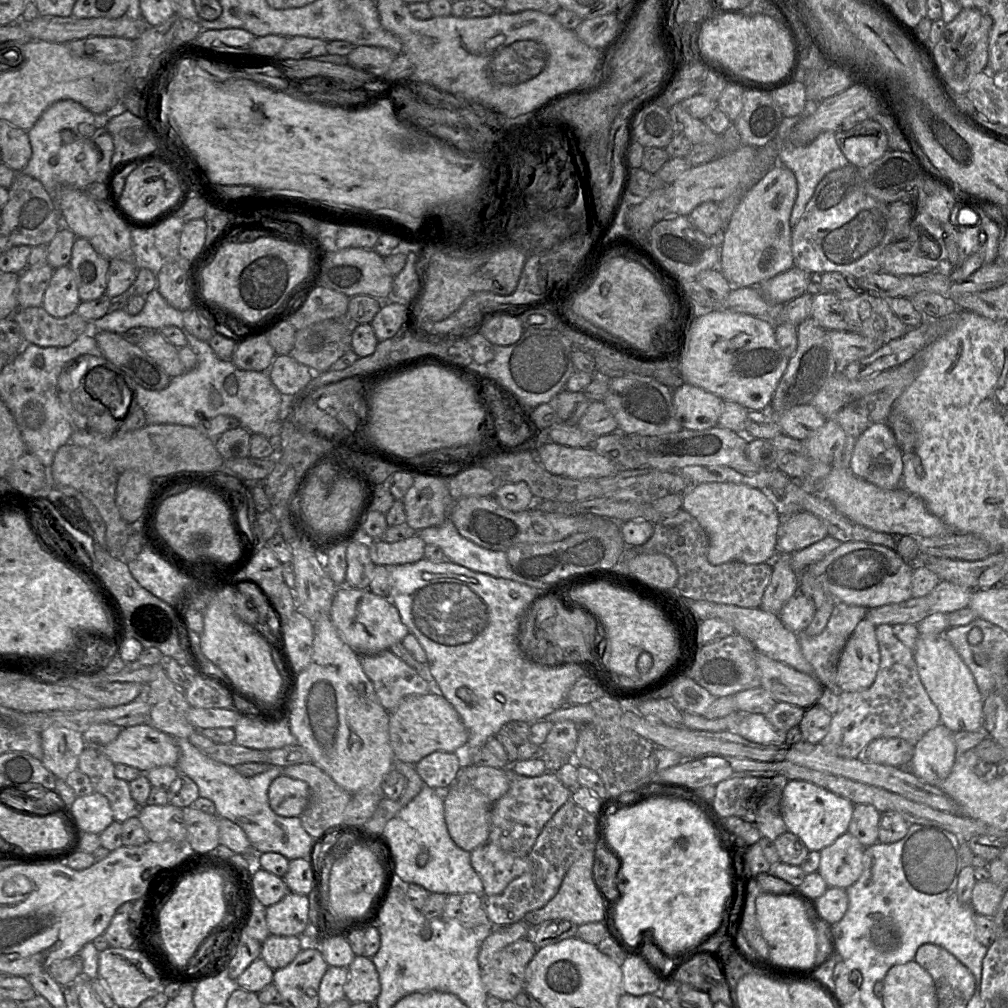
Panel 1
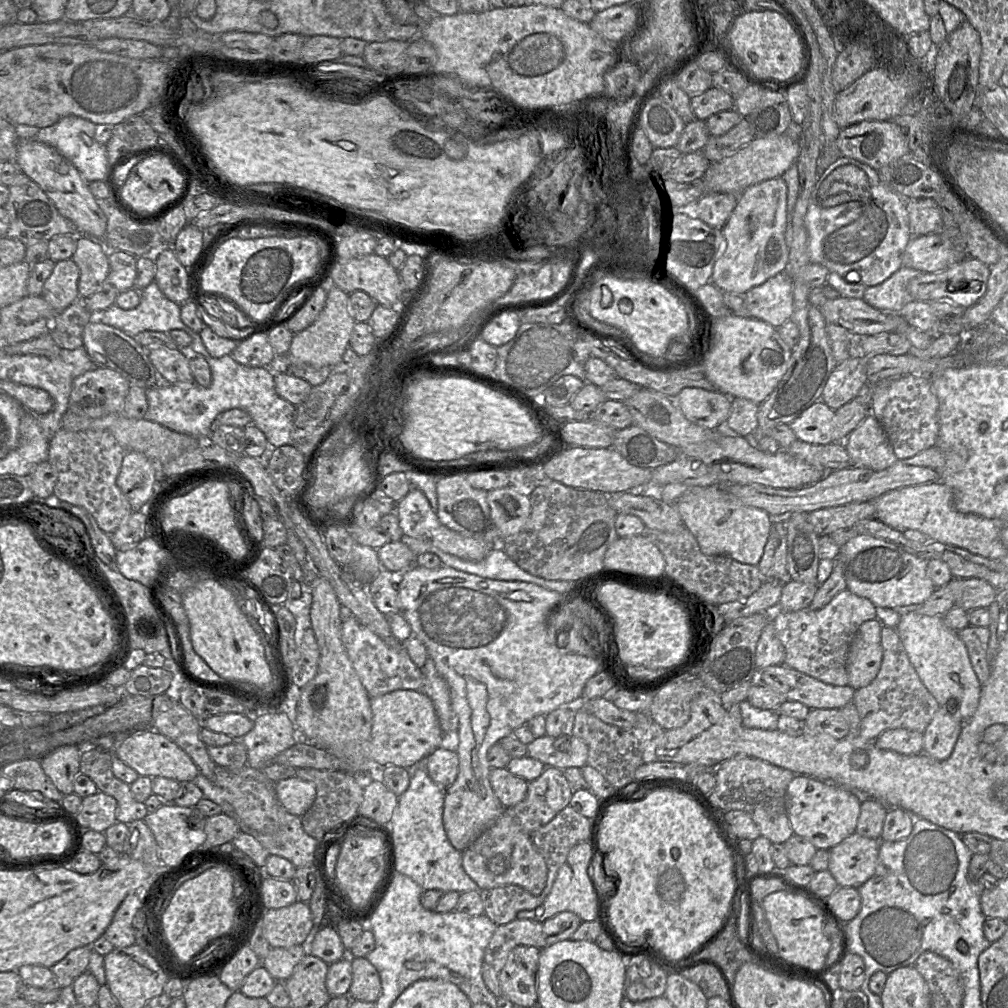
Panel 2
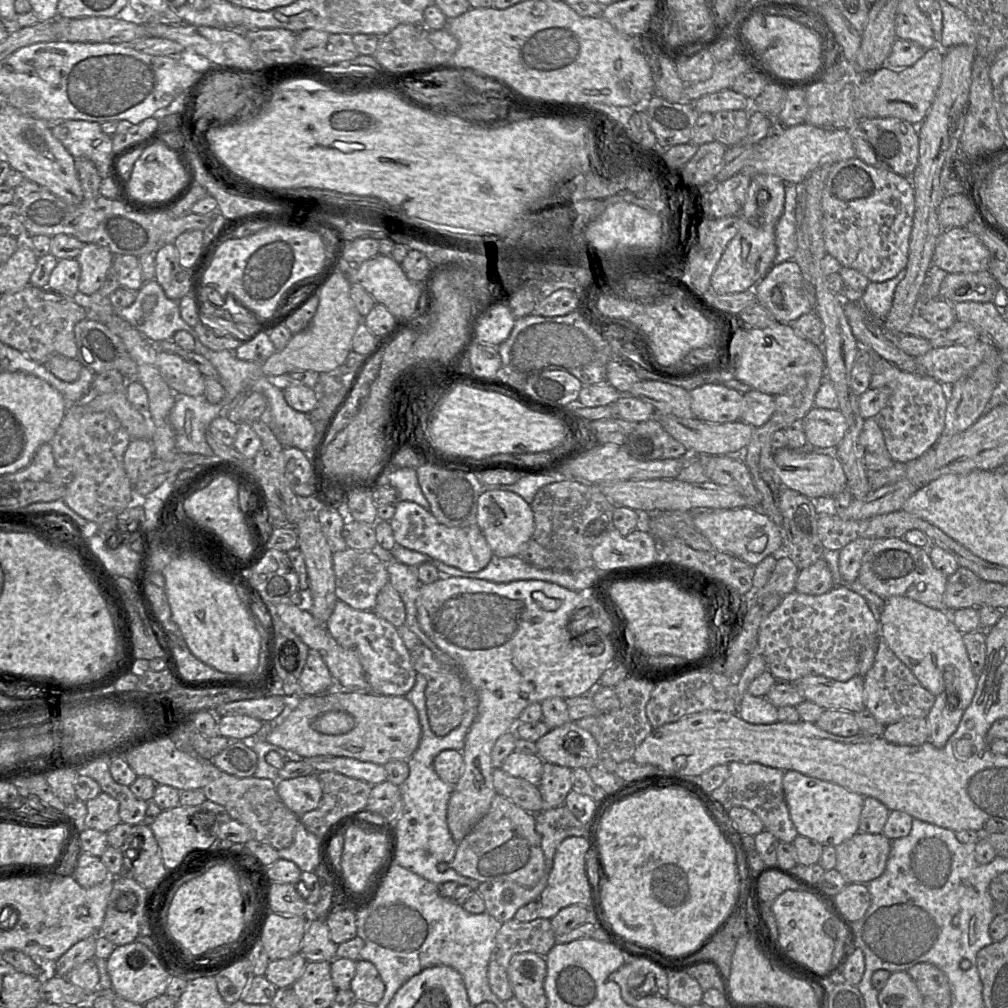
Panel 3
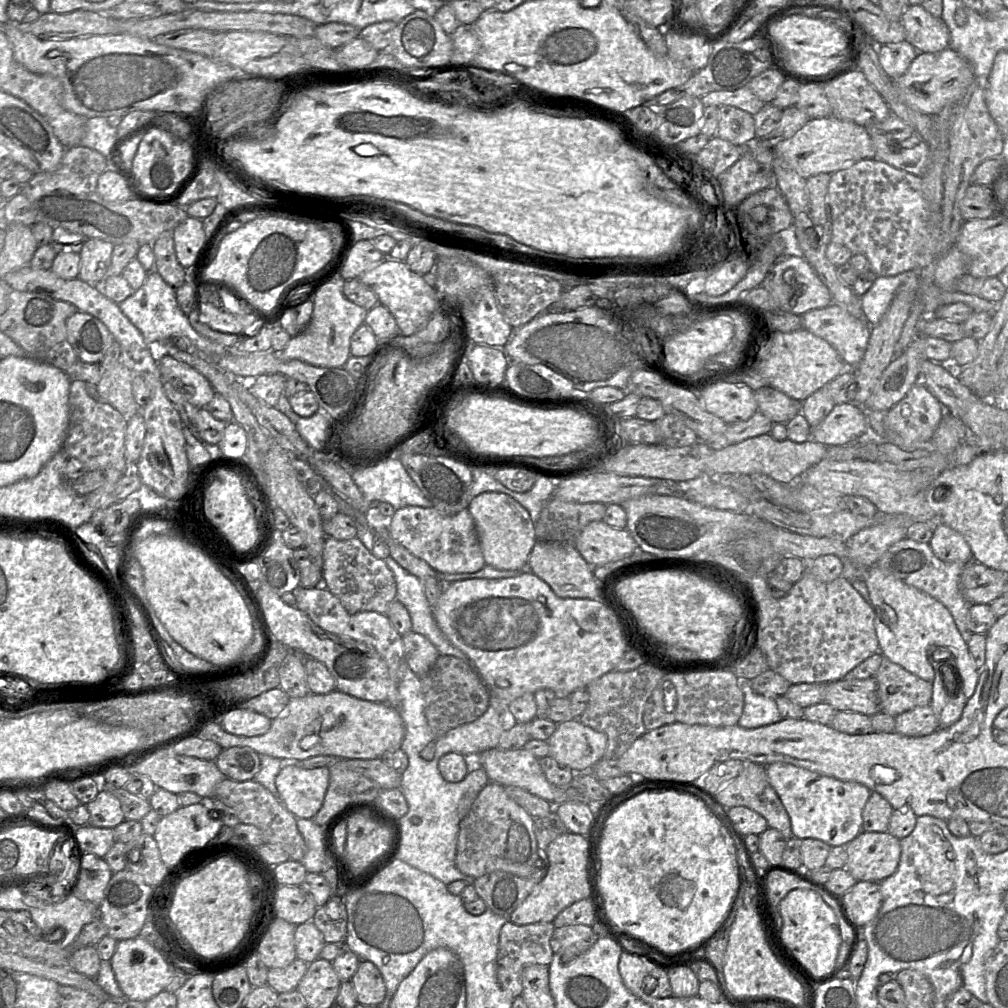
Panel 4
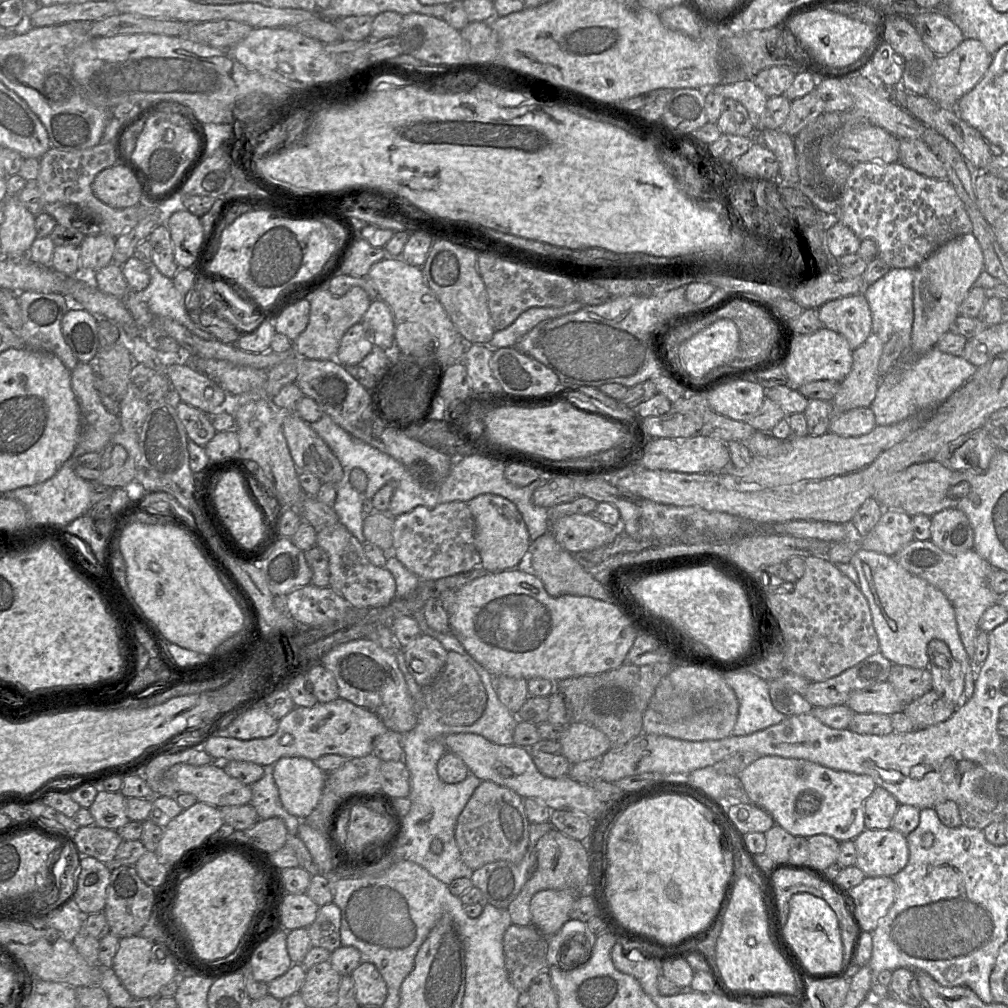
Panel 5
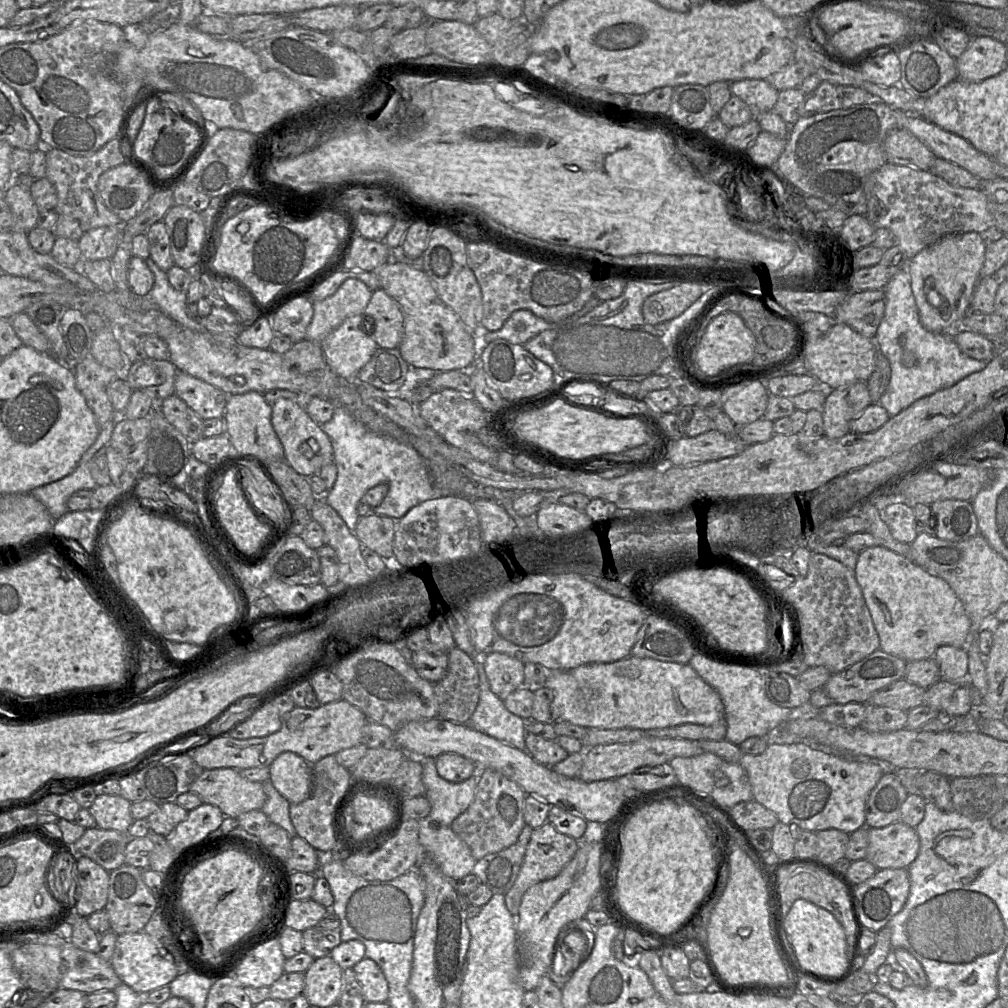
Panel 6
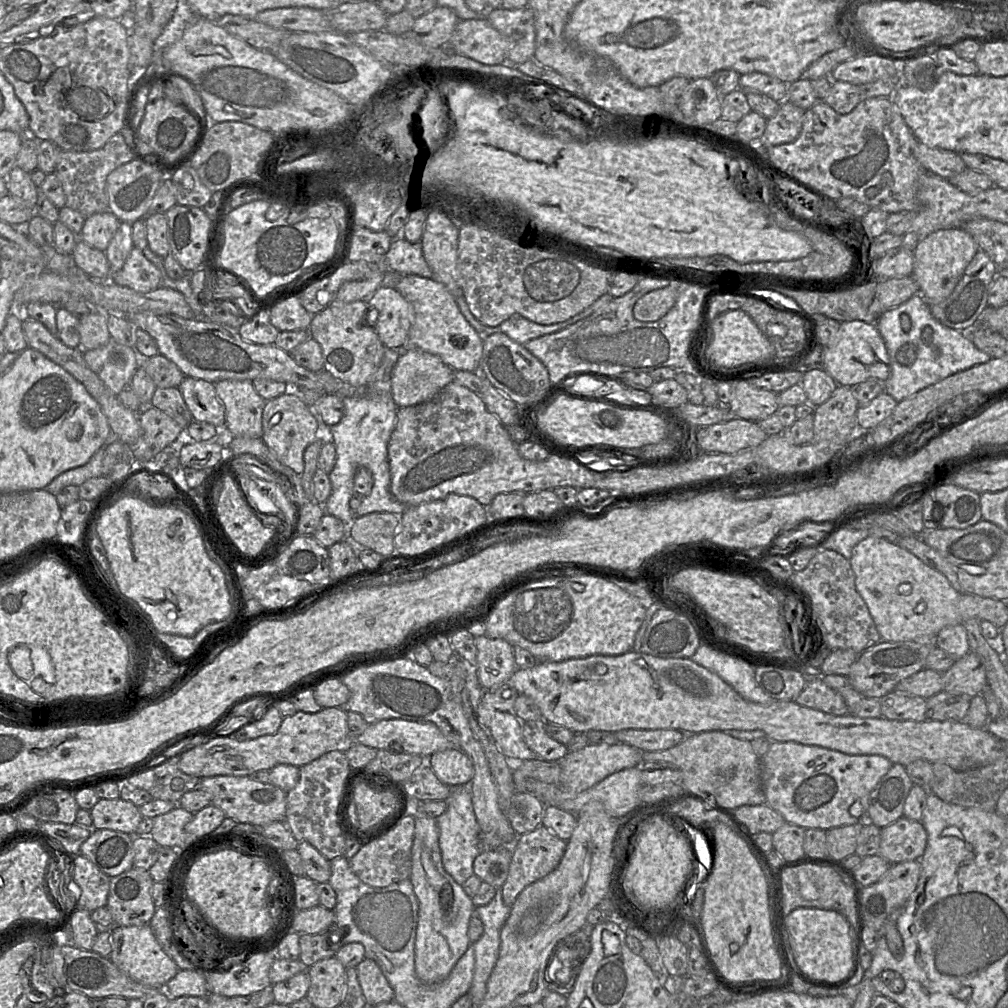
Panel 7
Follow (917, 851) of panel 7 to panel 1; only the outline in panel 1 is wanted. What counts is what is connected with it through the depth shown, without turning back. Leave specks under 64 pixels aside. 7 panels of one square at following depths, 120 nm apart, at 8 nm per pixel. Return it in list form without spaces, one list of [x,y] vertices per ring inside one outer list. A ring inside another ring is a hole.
[[[849,832],[820,851],[818,873],[828,887],[848,888],[863,872],[865,847]]]

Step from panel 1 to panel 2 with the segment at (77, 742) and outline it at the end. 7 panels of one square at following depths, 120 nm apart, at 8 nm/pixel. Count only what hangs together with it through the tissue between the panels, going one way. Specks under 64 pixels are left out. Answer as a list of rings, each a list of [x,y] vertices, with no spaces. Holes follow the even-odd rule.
[[[62,745],[40,760],[44,773],[63,795],[73,793],[74,779],[80,773],[82,747]]]

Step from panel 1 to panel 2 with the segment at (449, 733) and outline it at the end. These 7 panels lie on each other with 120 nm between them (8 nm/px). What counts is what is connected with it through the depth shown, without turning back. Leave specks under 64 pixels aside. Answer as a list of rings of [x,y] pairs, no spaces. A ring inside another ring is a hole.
[[[395,690],[371,697],[372,728],[370,759],[379,768],[395,765],[409,768],[445,744],[432,700],[421,690]]]

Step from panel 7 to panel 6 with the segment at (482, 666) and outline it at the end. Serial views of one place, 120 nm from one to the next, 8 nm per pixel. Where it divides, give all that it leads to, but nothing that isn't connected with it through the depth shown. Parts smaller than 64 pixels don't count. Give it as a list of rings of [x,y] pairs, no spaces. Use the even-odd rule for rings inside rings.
[[[501,652],[483,656],[483,665],[492,692],[504,700],[525,685],[524,663]]]

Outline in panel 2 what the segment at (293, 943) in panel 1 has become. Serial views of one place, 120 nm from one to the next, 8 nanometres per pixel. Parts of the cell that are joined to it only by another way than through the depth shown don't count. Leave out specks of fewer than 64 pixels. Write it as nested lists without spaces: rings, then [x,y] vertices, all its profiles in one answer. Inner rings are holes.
[[[308,943],[289,948],[270,948],[261,965],[276,982],[285,982],[293,973],[296,965],[308,953]]]

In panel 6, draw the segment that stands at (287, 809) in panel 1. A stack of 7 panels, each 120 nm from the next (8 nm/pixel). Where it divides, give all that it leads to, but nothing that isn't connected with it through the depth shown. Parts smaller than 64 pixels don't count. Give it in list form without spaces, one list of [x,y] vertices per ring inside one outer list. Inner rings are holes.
[[[294,752],[281,753],[269,766],[270,780],[290,804],[307,799],[312,786],[312,765]]]

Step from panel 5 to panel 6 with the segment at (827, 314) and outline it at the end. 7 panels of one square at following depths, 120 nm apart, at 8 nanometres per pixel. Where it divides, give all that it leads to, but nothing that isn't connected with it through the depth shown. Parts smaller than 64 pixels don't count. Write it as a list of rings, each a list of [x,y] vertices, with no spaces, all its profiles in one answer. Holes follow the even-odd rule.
[[[883,289],[851,293],[838,308],[834,324],[846,324],[860,335],[872,340],[883,318],[884,310]]]

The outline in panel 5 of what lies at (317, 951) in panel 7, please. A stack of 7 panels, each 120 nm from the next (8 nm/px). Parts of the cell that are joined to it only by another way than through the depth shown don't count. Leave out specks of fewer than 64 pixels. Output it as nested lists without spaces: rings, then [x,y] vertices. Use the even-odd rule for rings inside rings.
[[[333,902],[319,908],[314,922],[307,928],[313,947],[322,947],[331,953],[340,947],[341,910]]]

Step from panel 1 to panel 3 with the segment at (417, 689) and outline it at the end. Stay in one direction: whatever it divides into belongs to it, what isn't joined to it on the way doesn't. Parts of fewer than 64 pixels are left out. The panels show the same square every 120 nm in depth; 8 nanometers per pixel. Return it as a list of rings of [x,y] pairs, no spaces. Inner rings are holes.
[[[338,600],[325,627],[341,646],[357,653],[373,693],[405,696],[413,688],[417,672],[412,665],[410,651],[398,628],[374,610],[356,610],[346,602]]]

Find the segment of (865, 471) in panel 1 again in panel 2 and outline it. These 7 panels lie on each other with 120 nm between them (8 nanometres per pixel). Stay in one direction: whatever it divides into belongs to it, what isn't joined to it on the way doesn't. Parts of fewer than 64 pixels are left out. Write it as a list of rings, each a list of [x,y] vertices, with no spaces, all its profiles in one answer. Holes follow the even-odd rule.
[[[868,414],[848,435],[844,445],[850,463],[855,467],[878,471],[898,460],[884,429],[872,414]]]

